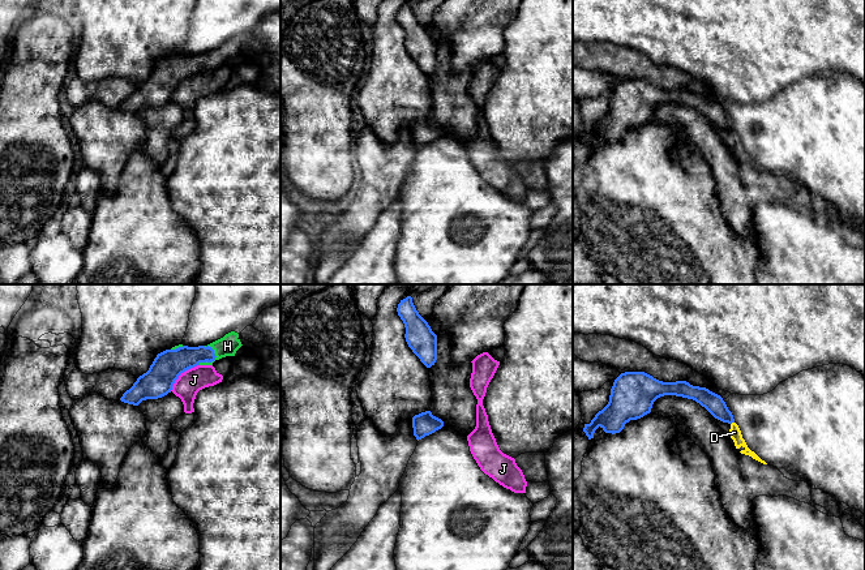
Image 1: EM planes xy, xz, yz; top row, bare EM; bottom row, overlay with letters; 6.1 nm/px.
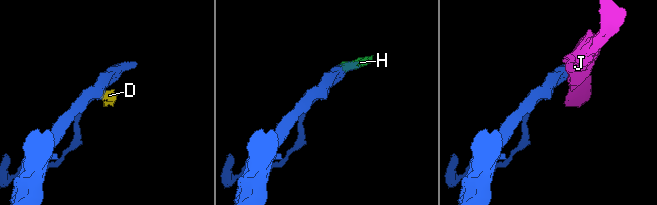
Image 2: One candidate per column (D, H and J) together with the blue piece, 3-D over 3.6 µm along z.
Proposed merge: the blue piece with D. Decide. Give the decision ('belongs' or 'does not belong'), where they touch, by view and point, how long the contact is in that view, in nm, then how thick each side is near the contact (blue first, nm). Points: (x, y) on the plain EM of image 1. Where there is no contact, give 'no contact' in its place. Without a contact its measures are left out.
does not belong; meets blue in yz at (732, 129); contact 30 nm long; 120 nm thick on the blue side, 70 nm on the other

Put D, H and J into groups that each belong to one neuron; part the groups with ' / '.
D / H / J

